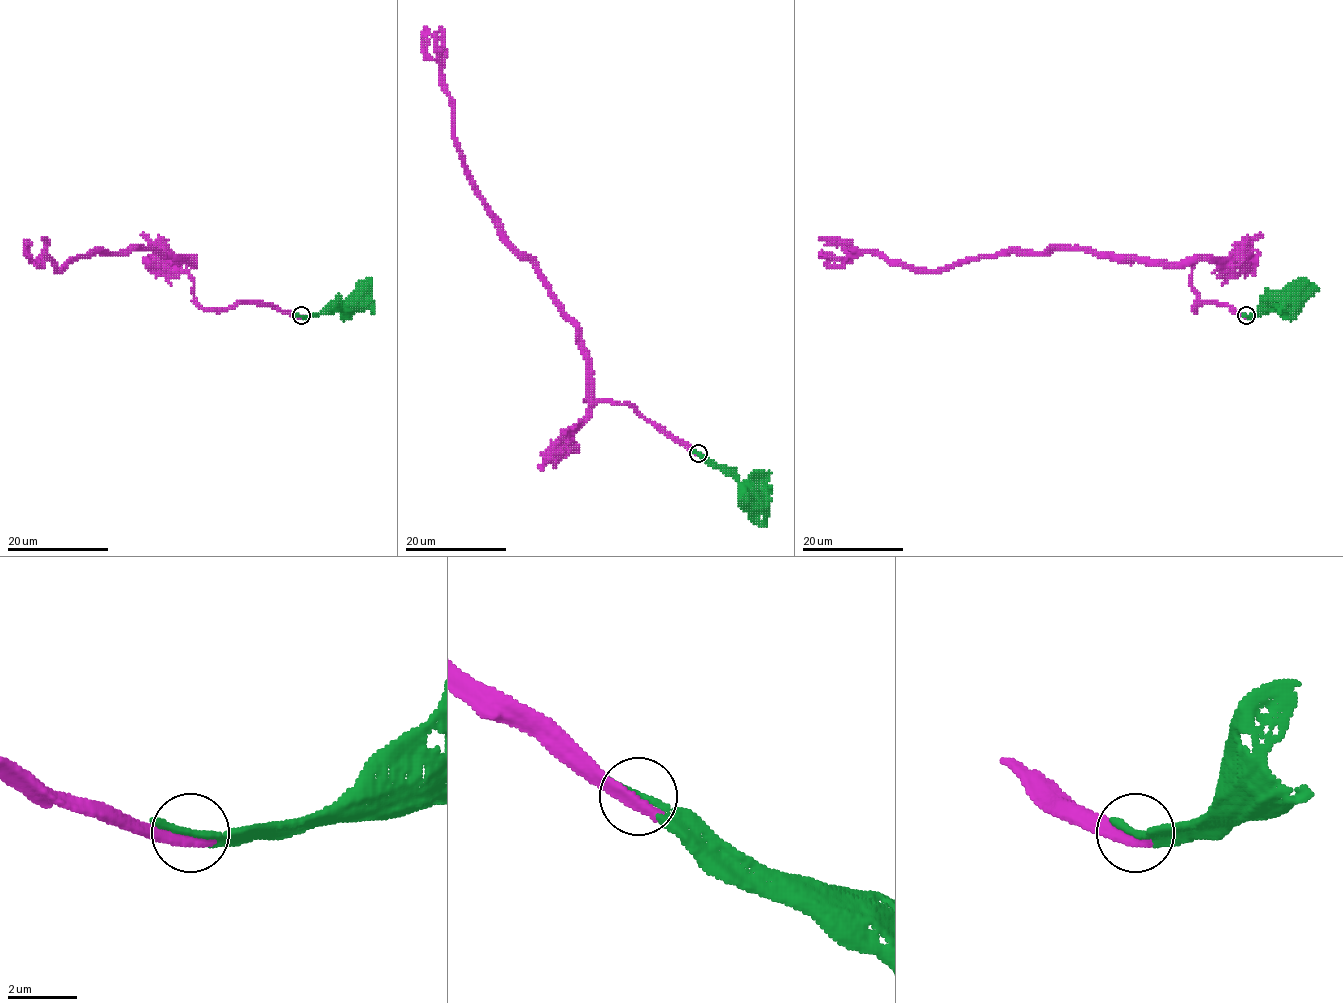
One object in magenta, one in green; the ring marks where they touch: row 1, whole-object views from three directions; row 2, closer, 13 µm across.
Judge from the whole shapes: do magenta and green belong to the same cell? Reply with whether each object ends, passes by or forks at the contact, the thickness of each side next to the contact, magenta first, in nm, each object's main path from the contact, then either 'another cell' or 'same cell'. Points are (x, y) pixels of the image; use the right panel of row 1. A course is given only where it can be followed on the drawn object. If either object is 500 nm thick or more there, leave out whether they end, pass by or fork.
magenta ends | green passes by | 400/170 nm | magenta via (1245, 316), (1213, 302), (1191, 310), (1188, 262), (1050, 248), (930, 270), (825, 244) | green via (1245, 315), (1273, 311), (1292, 294) | same cell

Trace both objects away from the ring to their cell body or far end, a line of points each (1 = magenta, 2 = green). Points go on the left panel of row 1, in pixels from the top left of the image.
1: (301, 316), (248, 302), (206, 310), (189, 262), (155, 251), (79, 256), (58, 270), (27, 244)
2: (301, 315), (340, 311), (352, 297), (363, 294)

